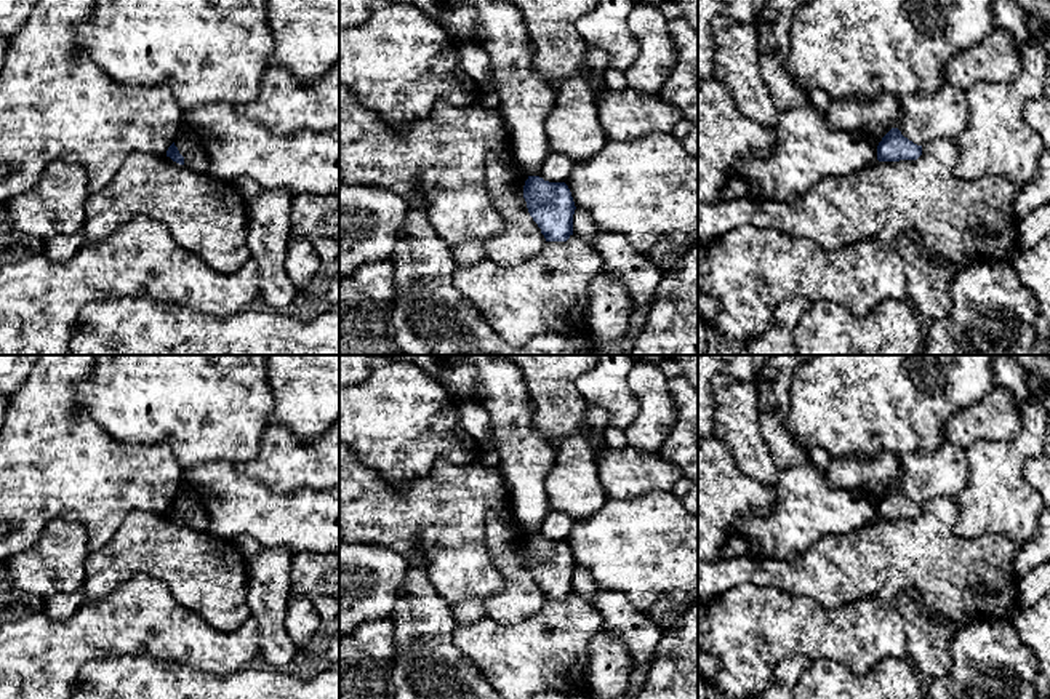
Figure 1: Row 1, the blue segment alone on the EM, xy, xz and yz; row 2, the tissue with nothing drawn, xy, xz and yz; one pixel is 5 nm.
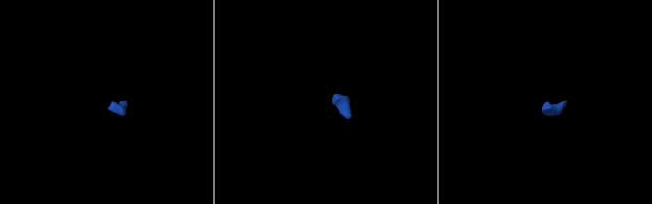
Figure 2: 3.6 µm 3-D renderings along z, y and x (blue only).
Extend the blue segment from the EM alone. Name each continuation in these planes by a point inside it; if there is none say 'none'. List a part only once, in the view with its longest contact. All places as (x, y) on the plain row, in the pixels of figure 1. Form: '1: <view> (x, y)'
none

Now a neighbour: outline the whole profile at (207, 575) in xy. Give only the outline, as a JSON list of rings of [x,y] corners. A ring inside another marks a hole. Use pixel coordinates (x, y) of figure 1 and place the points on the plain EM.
[[[131,510],[114,539],[102,549],[90,552],[85,563],[85,600],[96,601],[109,597],[134,574],[160,579],[181,606],[198,614],[219,632],[234,632],[250,617],[248,561],[234,541],[218,537],[208,529],[194,529],[166,513]]]

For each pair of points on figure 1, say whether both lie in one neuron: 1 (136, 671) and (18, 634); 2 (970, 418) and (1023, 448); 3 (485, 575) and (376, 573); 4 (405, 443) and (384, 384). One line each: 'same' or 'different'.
1: different
2: different
3: different
4: same

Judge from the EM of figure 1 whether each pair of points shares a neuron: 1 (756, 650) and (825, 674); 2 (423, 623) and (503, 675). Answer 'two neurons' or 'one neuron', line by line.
1: two neurons
2: two neurons

